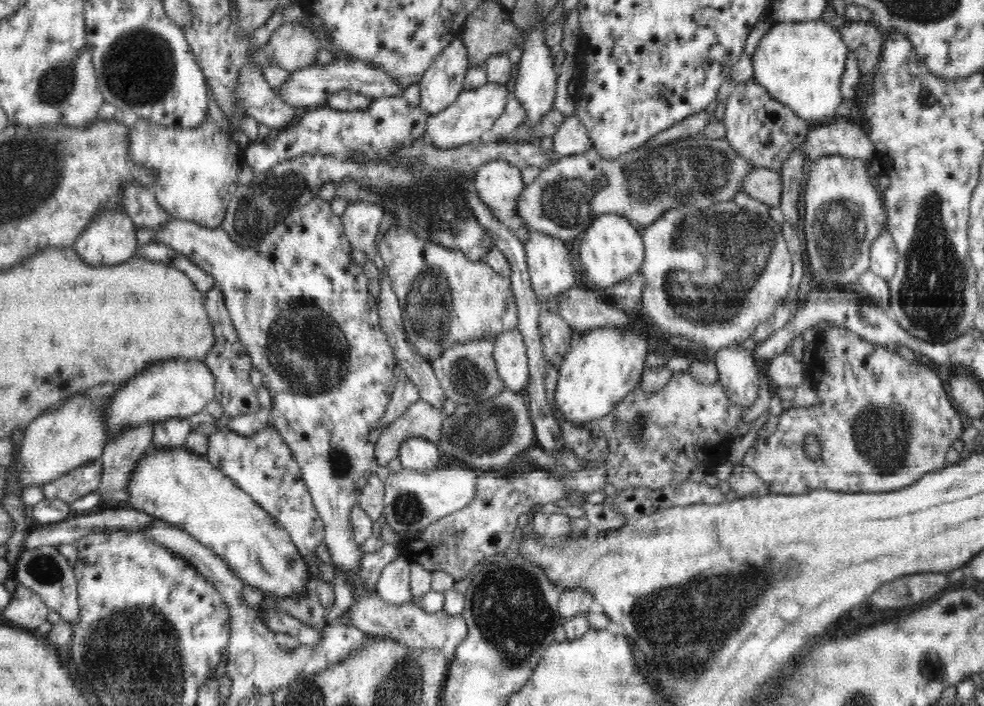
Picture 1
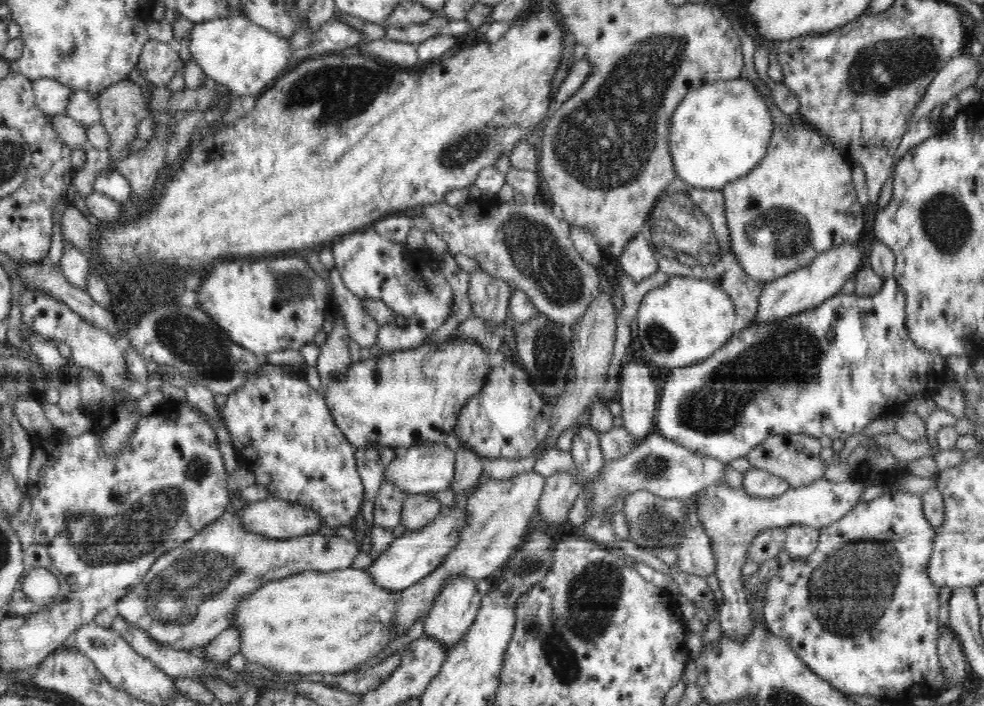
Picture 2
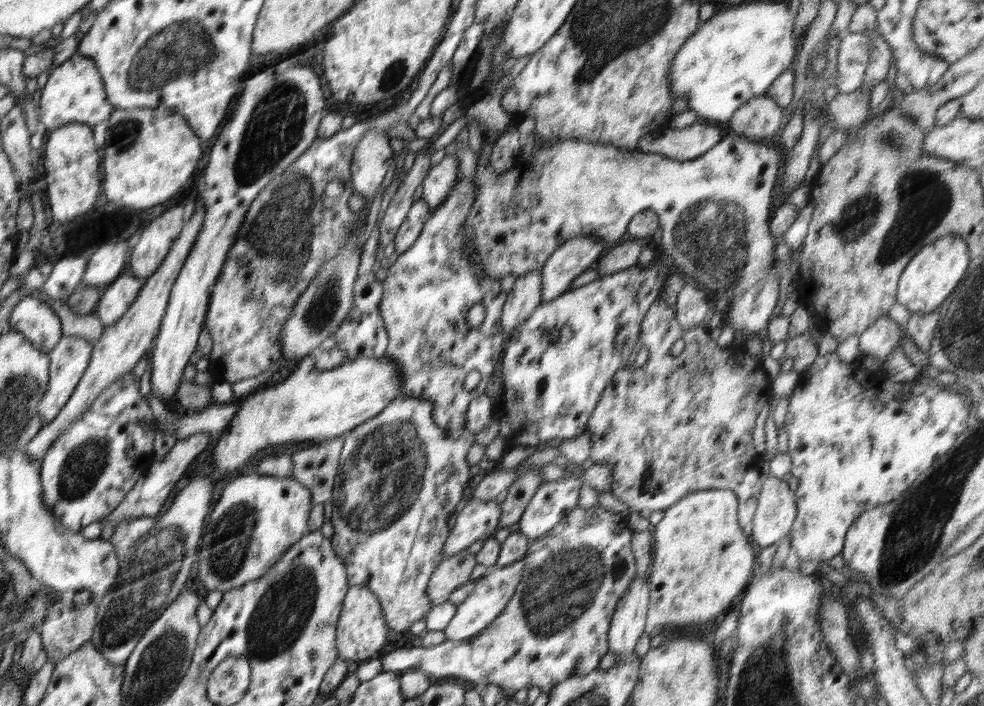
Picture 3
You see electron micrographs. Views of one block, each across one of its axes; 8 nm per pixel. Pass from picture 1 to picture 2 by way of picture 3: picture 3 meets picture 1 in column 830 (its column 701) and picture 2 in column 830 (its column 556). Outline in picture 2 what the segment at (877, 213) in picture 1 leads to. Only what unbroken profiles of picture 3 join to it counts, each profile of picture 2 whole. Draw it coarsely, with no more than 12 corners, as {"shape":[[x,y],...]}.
{"shape":[[776,124],[722,190],[731,248],[766,284],[856,244],[846,155]]}

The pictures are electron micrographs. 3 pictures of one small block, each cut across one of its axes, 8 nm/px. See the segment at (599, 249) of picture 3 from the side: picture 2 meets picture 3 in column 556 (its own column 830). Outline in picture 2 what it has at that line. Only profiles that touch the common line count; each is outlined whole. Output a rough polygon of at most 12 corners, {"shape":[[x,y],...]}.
{"shape":[[863,236],[770,281],[756,323],[816,308],[840,293],[871,250]]}

